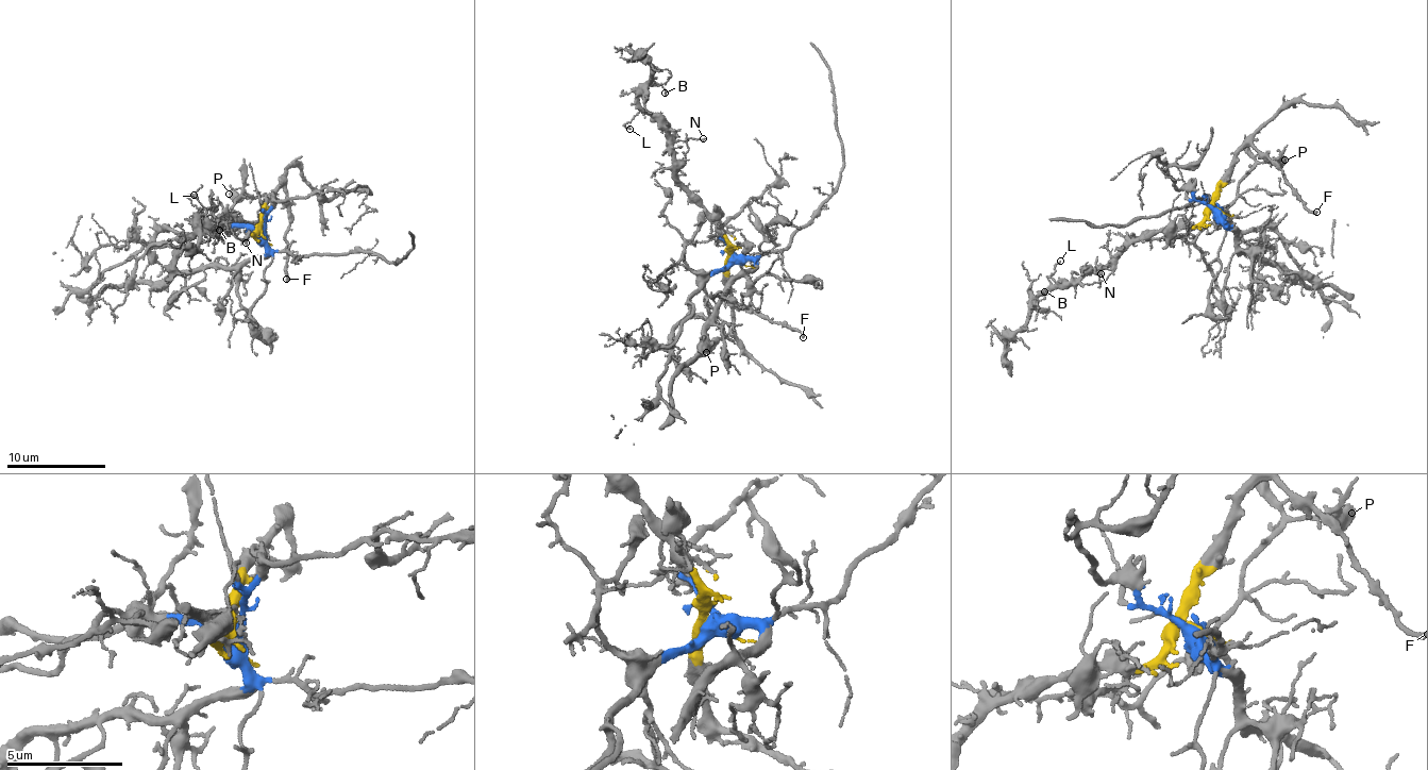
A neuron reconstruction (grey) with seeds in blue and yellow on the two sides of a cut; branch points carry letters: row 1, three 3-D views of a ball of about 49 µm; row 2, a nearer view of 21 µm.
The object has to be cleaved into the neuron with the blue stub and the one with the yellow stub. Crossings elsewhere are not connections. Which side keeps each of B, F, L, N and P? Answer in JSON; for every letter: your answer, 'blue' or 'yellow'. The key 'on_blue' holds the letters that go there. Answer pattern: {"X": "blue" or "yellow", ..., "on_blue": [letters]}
{"B": "yellow", "F": "yellow", "L": "yellow", "N": "yellow", "P": "blue", "on_blue": ["P"]}

